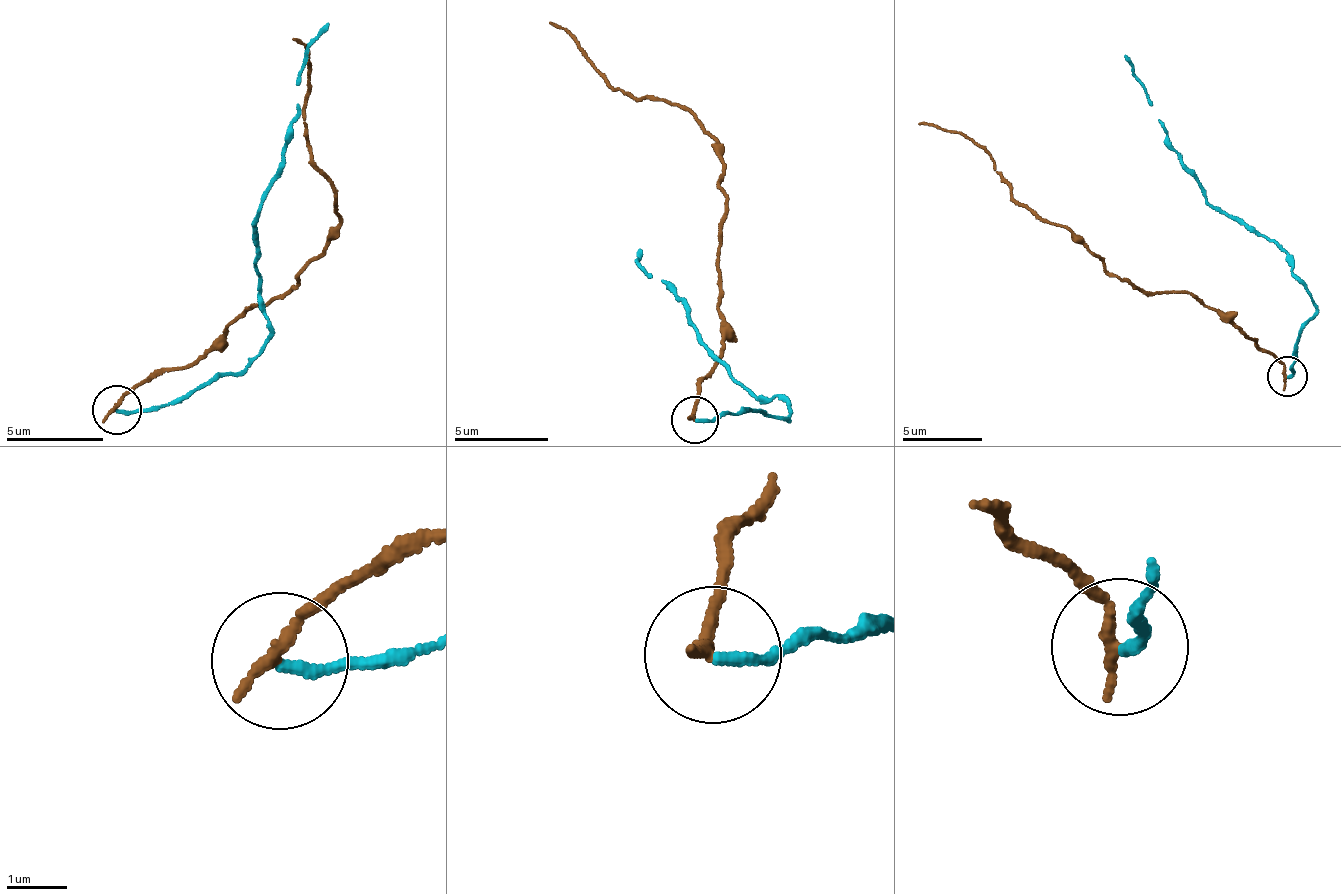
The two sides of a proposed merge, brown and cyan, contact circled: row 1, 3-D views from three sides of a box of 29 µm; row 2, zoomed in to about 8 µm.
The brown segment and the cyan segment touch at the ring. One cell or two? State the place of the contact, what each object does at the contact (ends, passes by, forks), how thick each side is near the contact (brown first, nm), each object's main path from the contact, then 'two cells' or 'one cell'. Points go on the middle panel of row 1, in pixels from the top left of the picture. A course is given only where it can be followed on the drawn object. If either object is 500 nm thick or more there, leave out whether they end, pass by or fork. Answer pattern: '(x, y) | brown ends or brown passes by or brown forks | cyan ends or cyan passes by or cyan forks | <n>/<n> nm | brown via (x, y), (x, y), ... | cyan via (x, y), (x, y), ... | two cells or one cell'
(695, 419) | brown ends | cyan ends | 220/170 nm | brown via (697, 418), (723, 337), (727, 195), (713, 134), (653, 97), (615, 92), (548, 23) | cyan via (697, 418), (756, 409), (791, 414), (782, 400), (753, 393), (701, 339), (673, 291), (644, 273), (638, 250) | two cells

